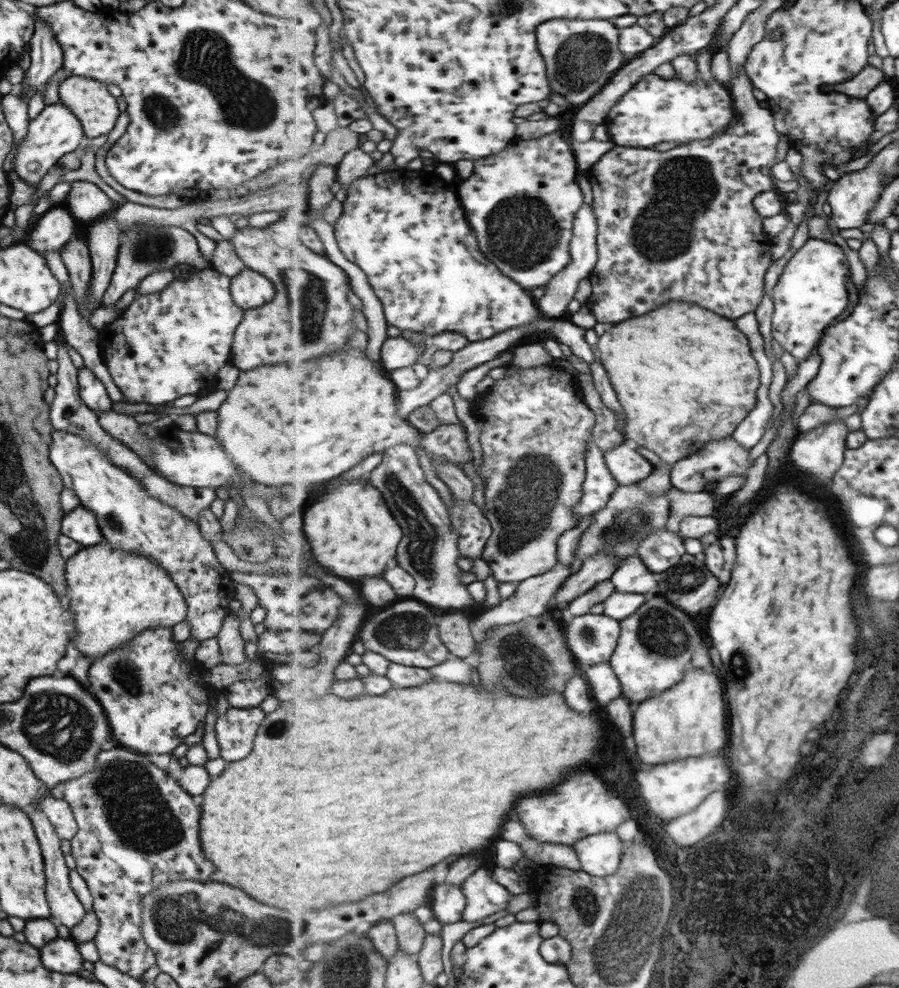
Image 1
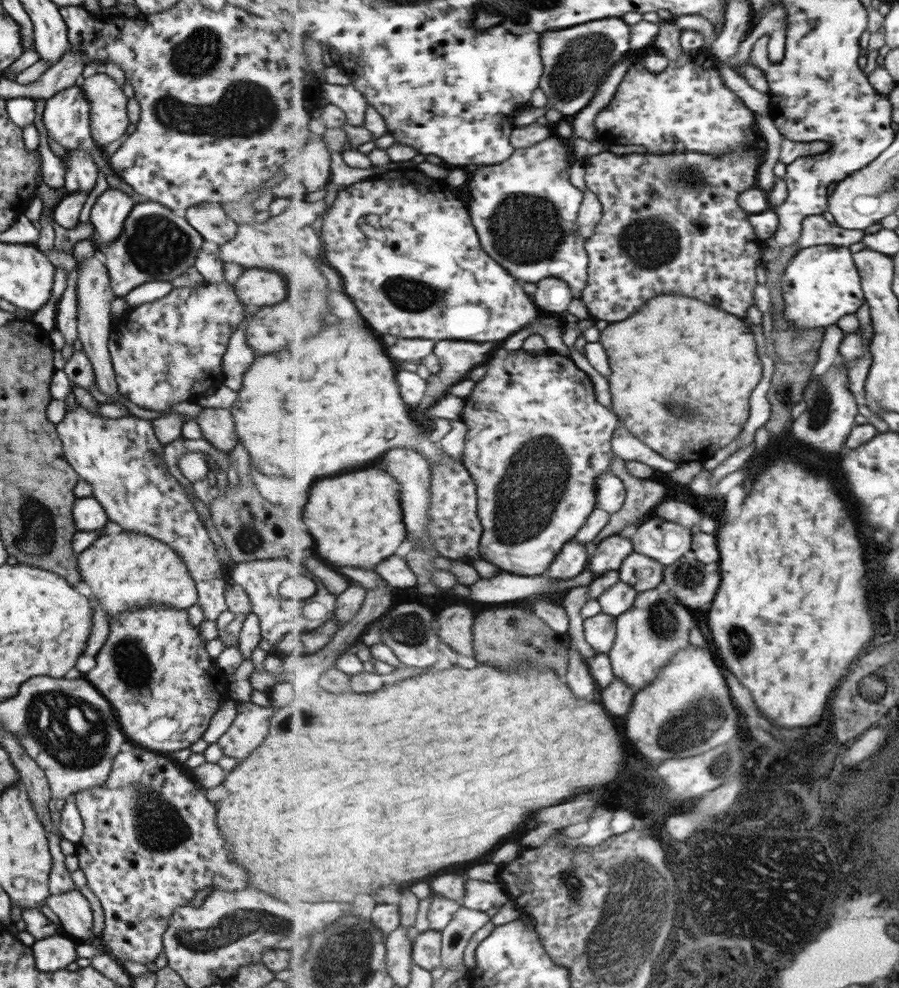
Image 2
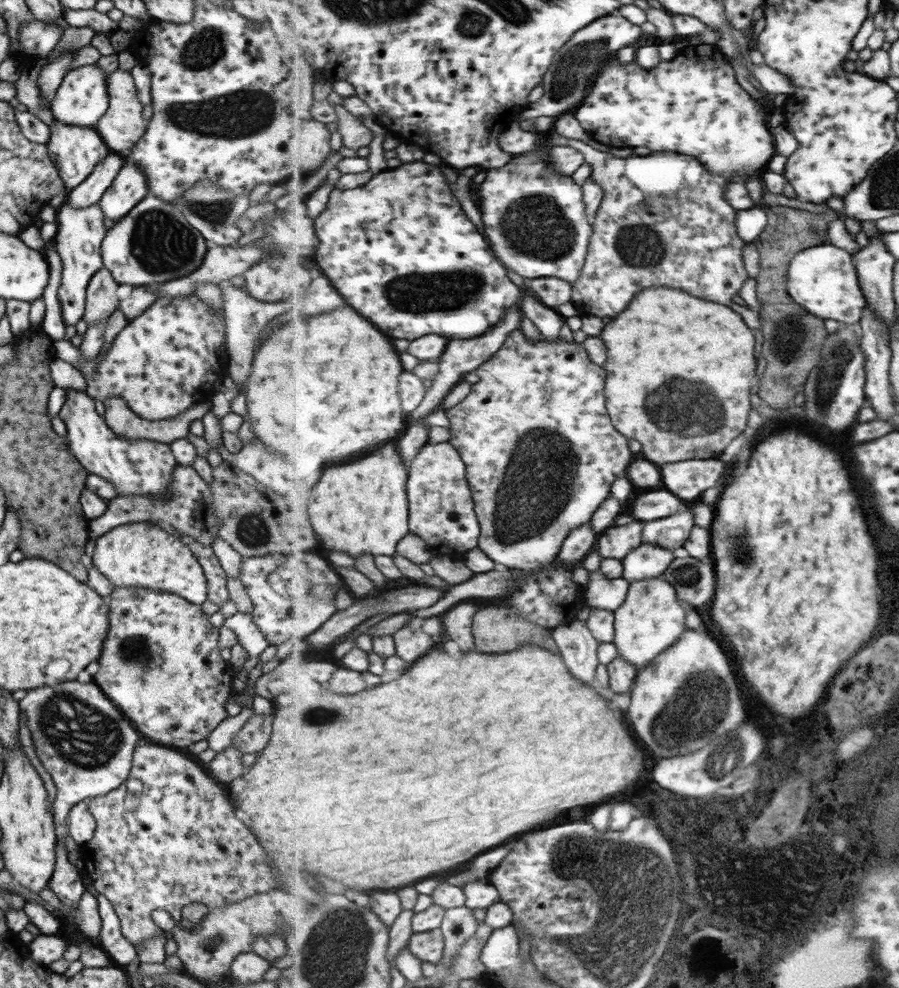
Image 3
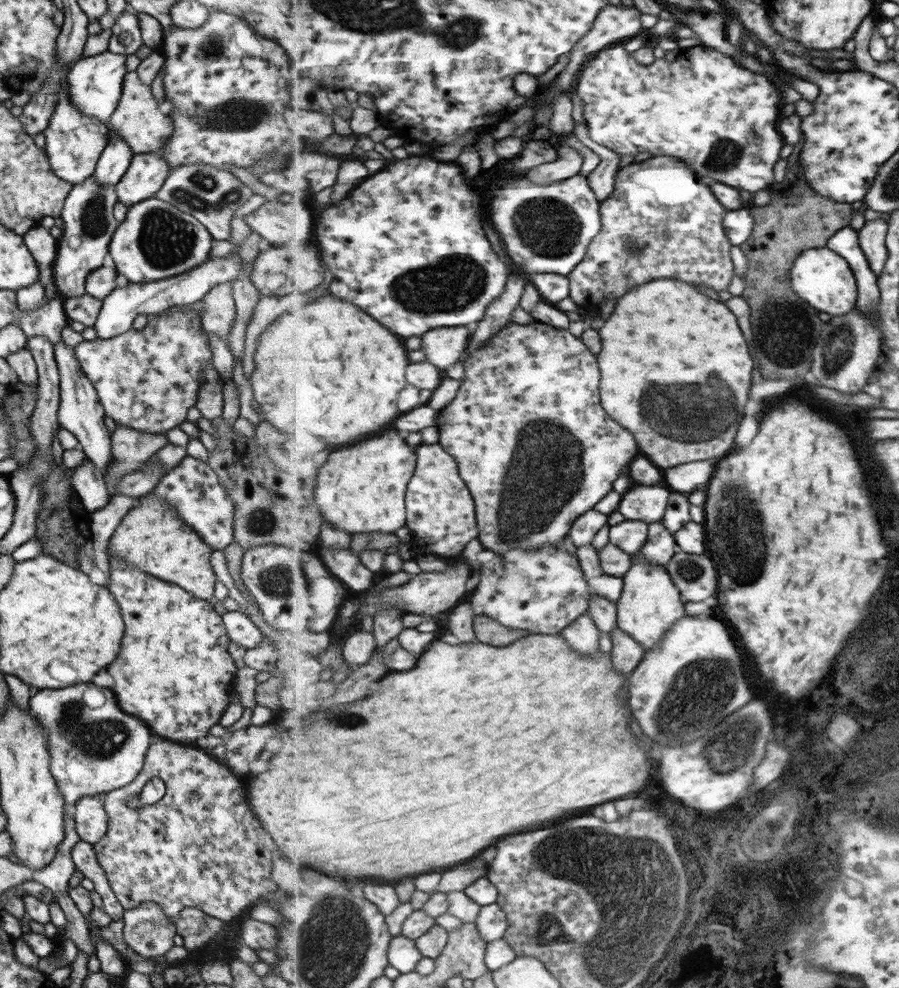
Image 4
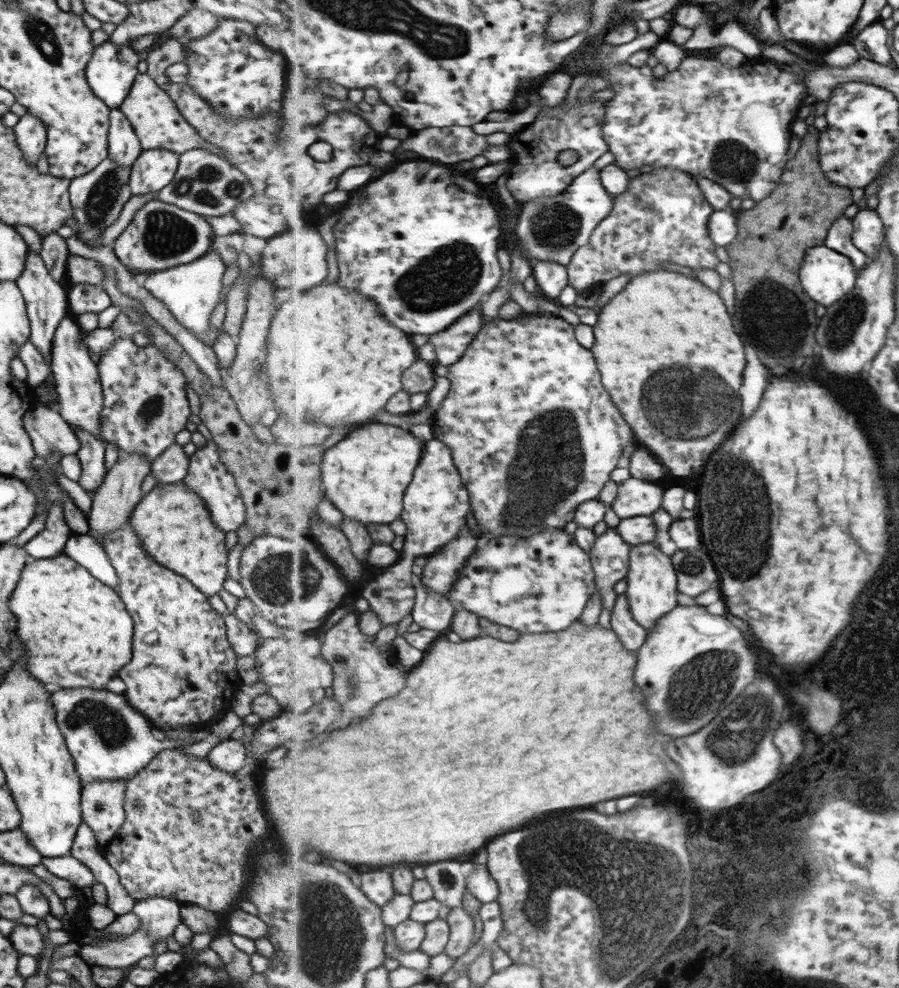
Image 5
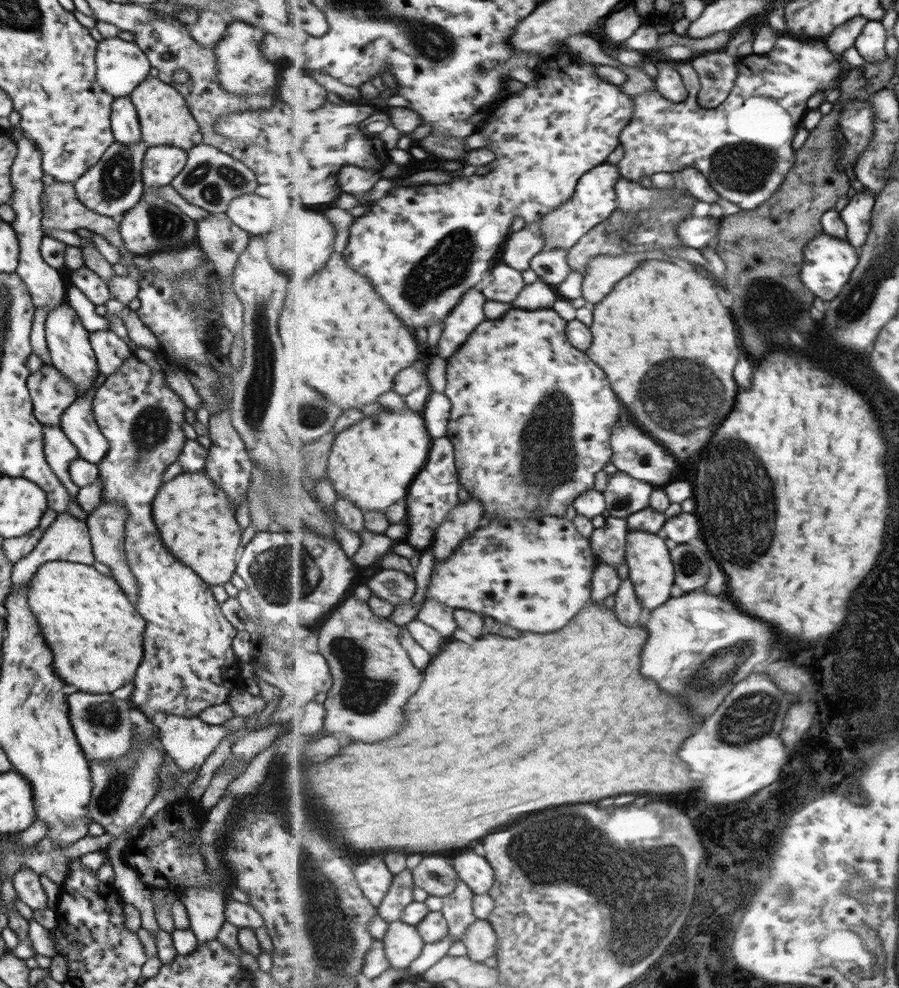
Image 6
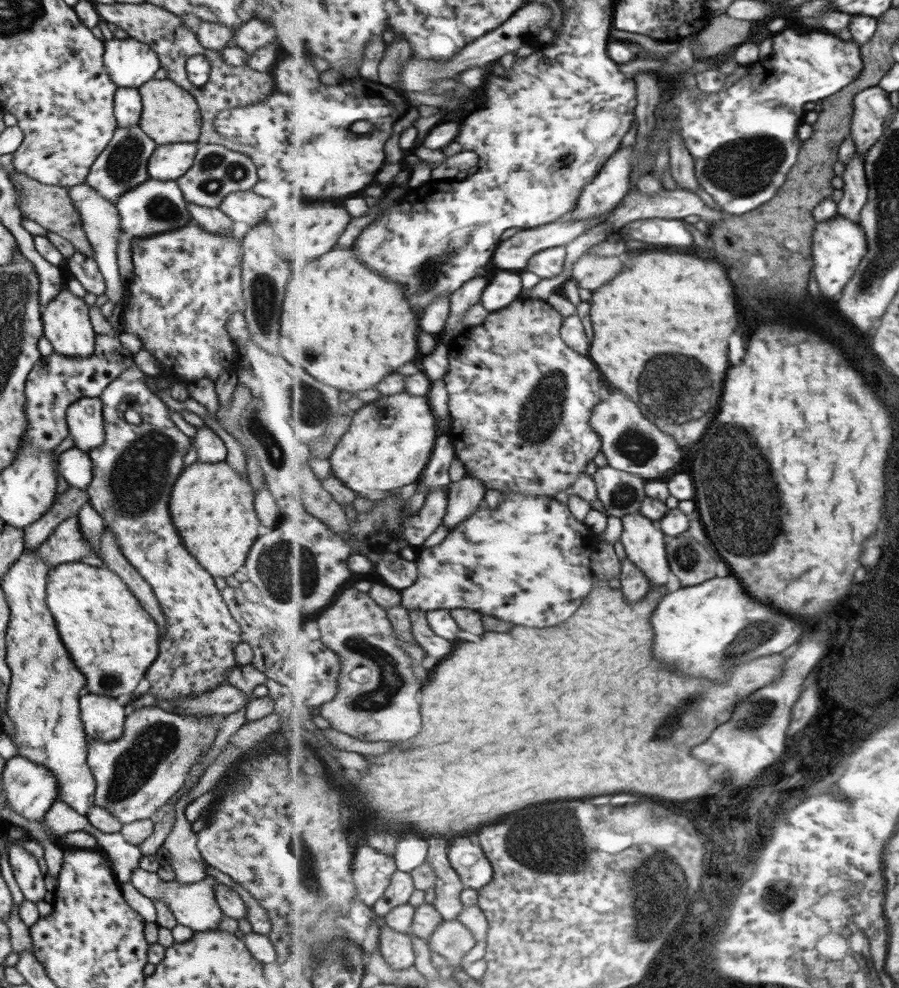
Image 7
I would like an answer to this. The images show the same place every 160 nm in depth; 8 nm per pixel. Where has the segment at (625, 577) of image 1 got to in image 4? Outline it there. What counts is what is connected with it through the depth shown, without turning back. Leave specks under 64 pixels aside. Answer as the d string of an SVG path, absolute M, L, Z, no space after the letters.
M661 521L651 523L647 542L639 552L640 559L666 568L669 561L677 554L675 544L677 544L676 538L669 529L666 529L665 524L661 524Z

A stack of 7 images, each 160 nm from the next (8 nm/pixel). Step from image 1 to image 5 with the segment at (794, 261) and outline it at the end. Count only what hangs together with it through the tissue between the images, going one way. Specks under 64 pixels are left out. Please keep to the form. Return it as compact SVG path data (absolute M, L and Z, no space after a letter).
M826 245L815 246L804 258L800 281L815 302L833 306L855 288L858 270L847 255Z

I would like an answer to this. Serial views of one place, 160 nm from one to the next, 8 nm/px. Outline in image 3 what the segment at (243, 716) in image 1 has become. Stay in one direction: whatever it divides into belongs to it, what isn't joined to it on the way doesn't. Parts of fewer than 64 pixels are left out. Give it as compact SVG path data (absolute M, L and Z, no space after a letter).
M253 715L232 736L231 744L242 754L259 754L268 744L273 715Z

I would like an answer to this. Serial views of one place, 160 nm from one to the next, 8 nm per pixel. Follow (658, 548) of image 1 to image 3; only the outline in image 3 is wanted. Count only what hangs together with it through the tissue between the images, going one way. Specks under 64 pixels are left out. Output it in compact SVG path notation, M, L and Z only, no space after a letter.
M681 510L668 518L644 522L643 543L659 545L671 550L683 547L695 526L694 515Z

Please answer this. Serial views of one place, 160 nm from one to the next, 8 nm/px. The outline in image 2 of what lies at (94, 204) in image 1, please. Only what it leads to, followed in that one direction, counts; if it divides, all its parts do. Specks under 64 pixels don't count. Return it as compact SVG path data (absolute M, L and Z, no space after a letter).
M67 149L66 153L66 156L60 158L65 169L64 192L90 192L98 172L95 160L83 149Z

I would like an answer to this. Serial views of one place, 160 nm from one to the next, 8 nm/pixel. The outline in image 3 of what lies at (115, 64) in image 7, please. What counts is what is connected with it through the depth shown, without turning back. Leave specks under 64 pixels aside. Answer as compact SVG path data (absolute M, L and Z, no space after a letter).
M95 63L68 70L49 104L53 120L63 124L93 128L108 107L107 77L108 74L101 71Z

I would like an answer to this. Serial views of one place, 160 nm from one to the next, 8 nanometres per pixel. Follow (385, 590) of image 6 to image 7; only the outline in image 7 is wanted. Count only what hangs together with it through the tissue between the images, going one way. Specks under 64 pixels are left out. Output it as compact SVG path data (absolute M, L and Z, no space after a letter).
M399 552L385 554L377 563L377 572L381 580L397 591L413 586L418 579L418 564L415 560L405 560Z

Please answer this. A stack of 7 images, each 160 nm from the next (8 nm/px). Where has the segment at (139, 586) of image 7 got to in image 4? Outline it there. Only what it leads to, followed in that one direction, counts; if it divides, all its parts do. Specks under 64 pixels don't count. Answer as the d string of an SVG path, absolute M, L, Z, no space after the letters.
M115 423L115 430L110 436L110 450L111 460L104 470L104 485L107 489L109 497L116 494L116 486L113 484L113 480L119 480L126 474L131 474L133 471L138 470L140 462L147 460L153 453L157 452L160 448L163 448L168 443L165 434L151 434L150 432L139 432L132 428L122 426L122 424Z

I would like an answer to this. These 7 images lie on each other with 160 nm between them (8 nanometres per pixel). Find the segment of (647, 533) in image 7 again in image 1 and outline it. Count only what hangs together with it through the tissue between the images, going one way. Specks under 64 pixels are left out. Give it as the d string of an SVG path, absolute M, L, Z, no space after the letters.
M654 592L635 614L620 621L621 634L610 664L622 682L623 695L634 707L683 680L689 668L687 664L697 650L703 647L701 634L691 617L667 597Z

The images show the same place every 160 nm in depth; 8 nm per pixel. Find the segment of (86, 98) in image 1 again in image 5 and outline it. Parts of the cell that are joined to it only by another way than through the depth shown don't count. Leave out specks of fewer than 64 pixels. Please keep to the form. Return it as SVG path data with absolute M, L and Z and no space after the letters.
M146 72L135 75L131 88L118 109L131 124L142 150L165 149L181 154L192 148L201 148L226 160L222 150L219 150L213 144L209 144L209 142L205 142L197 134L197 131L186 121L186 118L179 114L169 95L164 90L161 90Z

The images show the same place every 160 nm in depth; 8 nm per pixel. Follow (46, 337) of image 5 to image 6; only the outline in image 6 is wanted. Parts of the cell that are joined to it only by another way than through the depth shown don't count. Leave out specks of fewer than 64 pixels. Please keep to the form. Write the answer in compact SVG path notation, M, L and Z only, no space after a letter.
M20 136L16 142L15 158L10 166L10 183L13 192L8 202L14 212L10 227L15 232L19 246L18 264L14 274L25 284L33 308L41 308L45 310L45 314L49 314L53 308L66 303L66 289L63 288L63 282L57 271L50 268L39 253L40 240L44 238L40 226L42 215L40 194L44 187L41 183L41 176L43 176L43 171L40 167L38 148L28 138Z

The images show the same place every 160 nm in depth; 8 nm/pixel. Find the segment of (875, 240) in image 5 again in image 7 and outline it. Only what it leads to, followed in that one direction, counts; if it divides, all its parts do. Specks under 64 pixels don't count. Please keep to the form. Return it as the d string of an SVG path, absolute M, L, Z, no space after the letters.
M857 151L853 158L850 163L845 164L842 172L844 197L838 204L838 214L859 223L861 211L868 199L868 178L866 177L864 156Z

